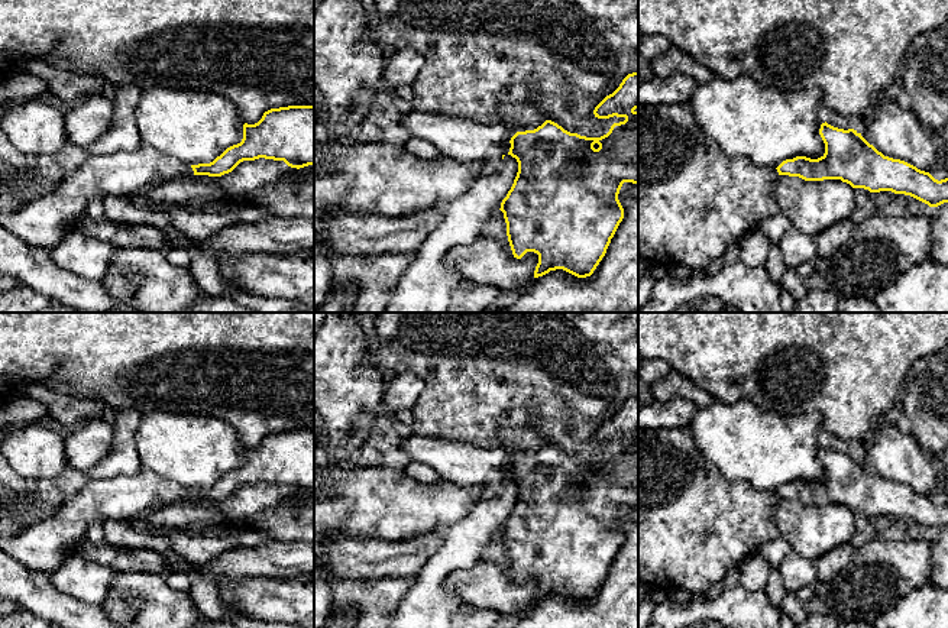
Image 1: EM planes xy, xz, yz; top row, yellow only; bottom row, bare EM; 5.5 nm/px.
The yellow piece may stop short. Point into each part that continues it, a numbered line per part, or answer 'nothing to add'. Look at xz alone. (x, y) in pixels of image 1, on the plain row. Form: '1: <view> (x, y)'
1: xz (458, 462)

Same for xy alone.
1: xy (42, 547)

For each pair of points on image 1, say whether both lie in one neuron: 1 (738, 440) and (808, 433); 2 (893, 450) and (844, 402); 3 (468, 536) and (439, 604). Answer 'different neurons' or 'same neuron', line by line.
1: same neuron
2: different neurons
3: same neuron

